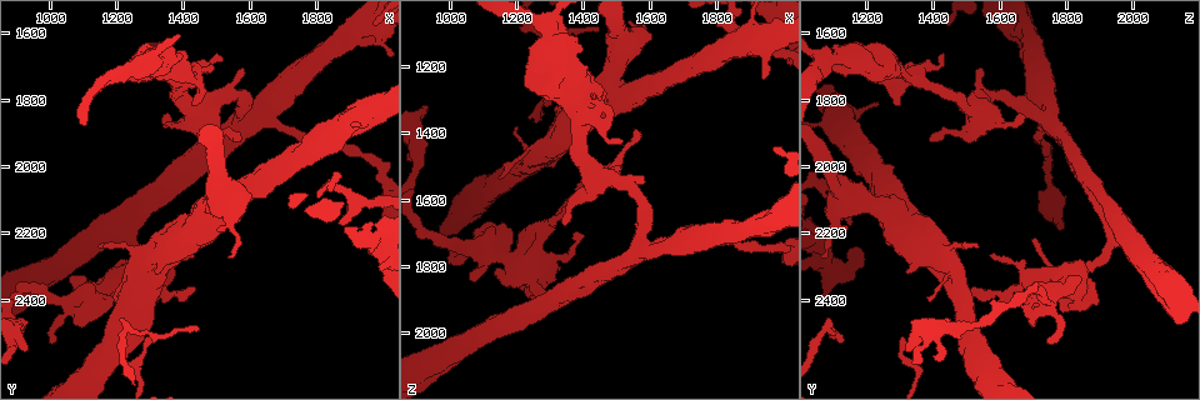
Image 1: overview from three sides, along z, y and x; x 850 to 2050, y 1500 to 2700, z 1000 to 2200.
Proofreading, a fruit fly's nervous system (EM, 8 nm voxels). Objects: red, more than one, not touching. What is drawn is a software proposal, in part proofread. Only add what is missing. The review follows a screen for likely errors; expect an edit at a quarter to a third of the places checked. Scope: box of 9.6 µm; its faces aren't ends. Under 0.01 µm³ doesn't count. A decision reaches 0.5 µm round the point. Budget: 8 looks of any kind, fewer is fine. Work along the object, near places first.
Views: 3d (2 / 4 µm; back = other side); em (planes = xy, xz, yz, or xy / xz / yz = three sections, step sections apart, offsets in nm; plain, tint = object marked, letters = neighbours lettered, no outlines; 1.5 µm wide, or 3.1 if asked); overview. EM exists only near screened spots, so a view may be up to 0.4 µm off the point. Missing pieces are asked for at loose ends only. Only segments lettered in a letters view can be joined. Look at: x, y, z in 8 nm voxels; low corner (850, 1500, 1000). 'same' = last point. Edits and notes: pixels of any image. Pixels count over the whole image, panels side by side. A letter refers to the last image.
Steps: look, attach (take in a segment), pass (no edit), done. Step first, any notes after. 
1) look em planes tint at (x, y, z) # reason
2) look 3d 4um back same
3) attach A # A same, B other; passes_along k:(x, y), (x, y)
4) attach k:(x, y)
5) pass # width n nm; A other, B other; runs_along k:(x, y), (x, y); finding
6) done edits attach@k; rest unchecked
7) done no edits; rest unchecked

look em yz step 8 letters at (1150, 2240, 1530) # an open end

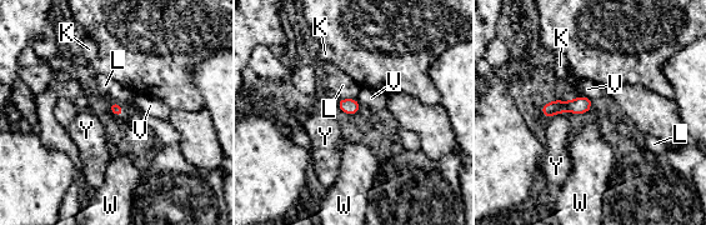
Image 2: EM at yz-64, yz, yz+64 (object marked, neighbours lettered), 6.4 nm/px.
look em planes letters same

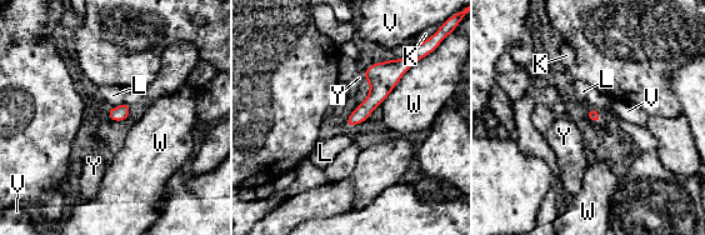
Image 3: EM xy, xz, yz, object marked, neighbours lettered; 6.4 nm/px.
pass # K other, L other, V other, W other, Y other; runs_along 3:(401, 63), (350, 123); no lettered segment goes on from it

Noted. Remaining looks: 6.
look em yz step 4 tint at (1440, 2370, 1520) # tapers out

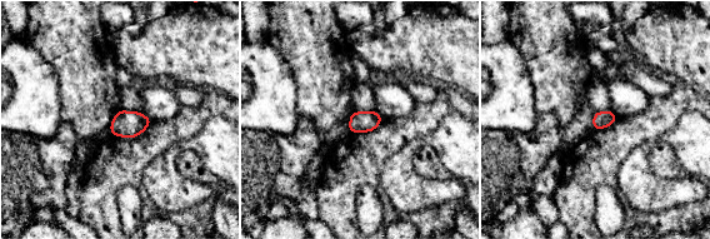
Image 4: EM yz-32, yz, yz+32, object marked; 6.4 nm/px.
look em planes letters same

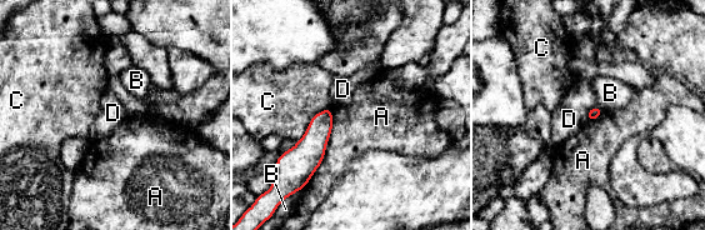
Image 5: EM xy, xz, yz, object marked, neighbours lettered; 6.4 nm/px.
pass # A other, B other, C other, D other; border 5:(330, 106), (324, 160), (304, 188); none of them fits

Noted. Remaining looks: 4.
look em planes letters at (1440, 2490, 1090) # branch stops here

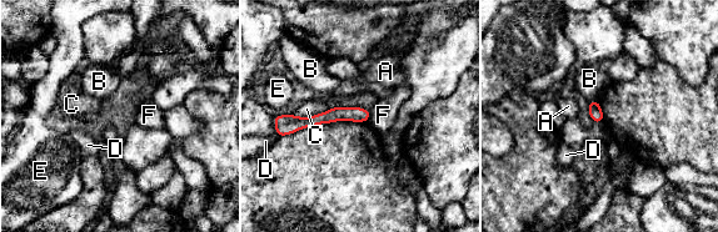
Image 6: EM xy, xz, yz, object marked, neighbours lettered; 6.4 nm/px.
pass # width 90 nm; A other, B other, C other, D other, E other, F other; runs_along 6:(367, 114), (334, 114), (285, 125); none of them fits

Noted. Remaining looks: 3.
done no edits; rest unchecked

